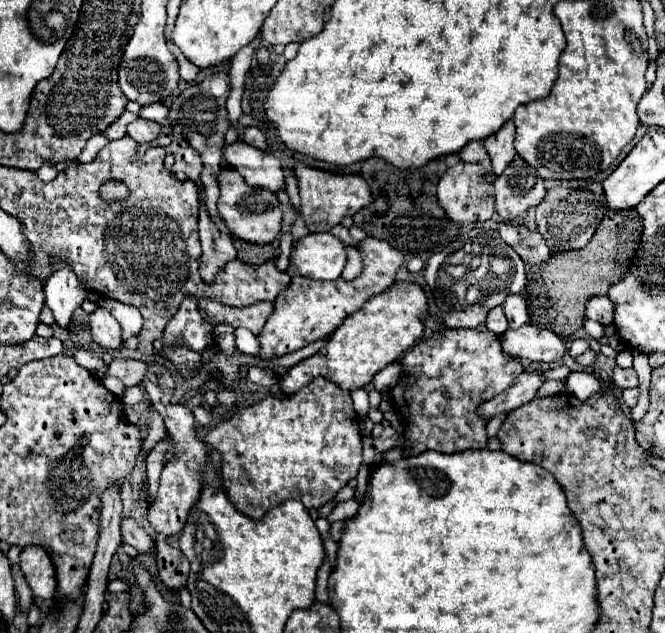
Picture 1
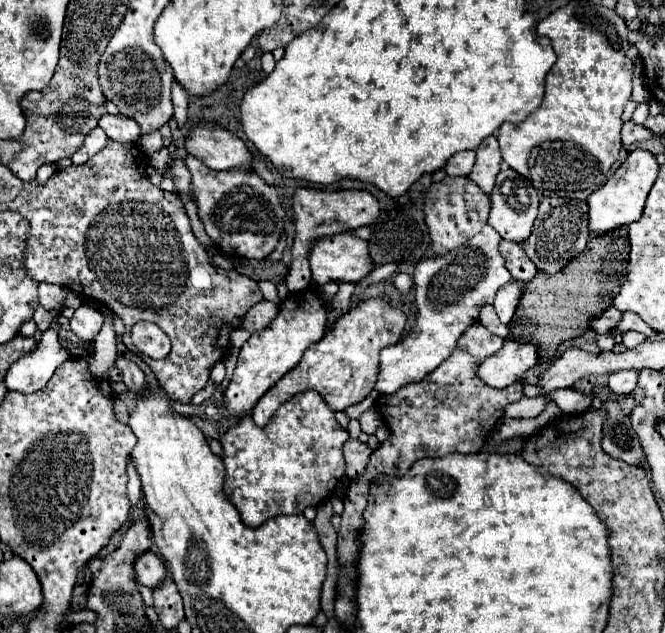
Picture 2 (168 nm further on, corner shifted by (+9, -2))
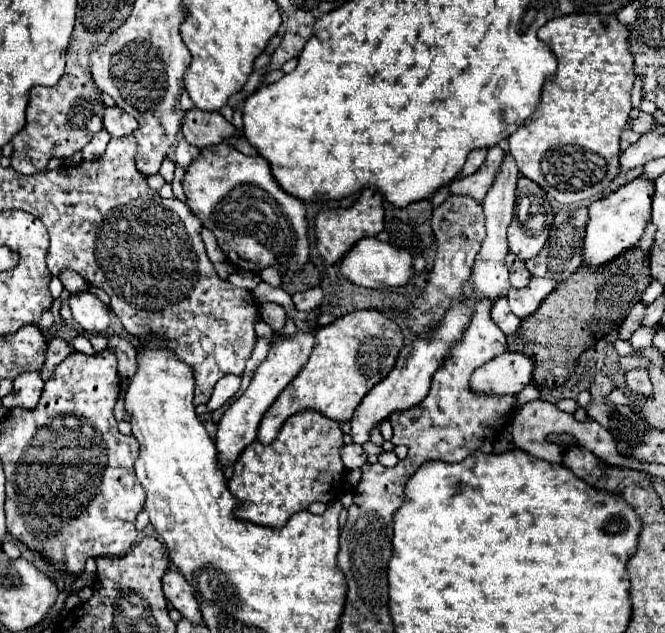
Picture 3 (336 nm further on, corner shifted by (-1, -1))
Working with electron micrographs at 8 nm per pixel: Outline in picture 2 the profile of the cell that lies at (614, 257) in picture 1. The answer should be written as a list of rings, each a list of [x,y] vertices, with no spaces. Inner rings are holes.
[[[618,227],[616,231],[610,231],[606,235],[596,235],[596,237],[592,235],[588,241],[588,247],[576,259],[572,259],[572,263],[568,263],[568,267],[564,271],[560,271],[556,275],[546,275],[546,273],[538,271],[536,277],[526,283],[526,291],[524,291],[520,305],[512,317],[512,323],[508,325],[506,339],[518,341],[518,343],[536,343],[540,361],[554,359],[560,343],[580,337],[584,331],[590,329],[590,321],[594,317],[598,317],[600,313],[604,313],[612,305],[612,295],[616,295],[616,291],[620,291],[620,283],[624,283],[624,275],[628,273],[626,271],[628,251],[630,251],[628,229]]]

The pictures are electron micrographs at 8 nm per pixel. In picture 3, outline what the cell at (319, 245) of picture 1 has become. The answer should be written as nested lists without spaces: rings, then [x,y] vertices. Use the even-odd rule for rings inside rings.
[[[374,236],[360,238],[336,264],[338,272],[348,278],[352,284],[366,286],[366,288],[380,288],[380,286],[404,286],[412,278],[412,256],[406,250],[396,250],[388,242],[380,242]]]

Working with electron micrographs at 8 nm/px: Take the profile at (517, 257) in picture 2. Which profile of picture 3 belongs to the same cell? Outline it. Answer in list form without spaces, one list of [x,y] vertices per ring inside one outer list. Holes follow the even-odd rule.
[[[508,252],[508,256],[506,256],[508,260],[508,266],[510,266],[510,284],[514,286],[514,288],[524,288],[528,282],[530,282],[530,272],[528,272],[528,268],[526,268],[526,262],[524,260],[520,260],[514,252]]]

